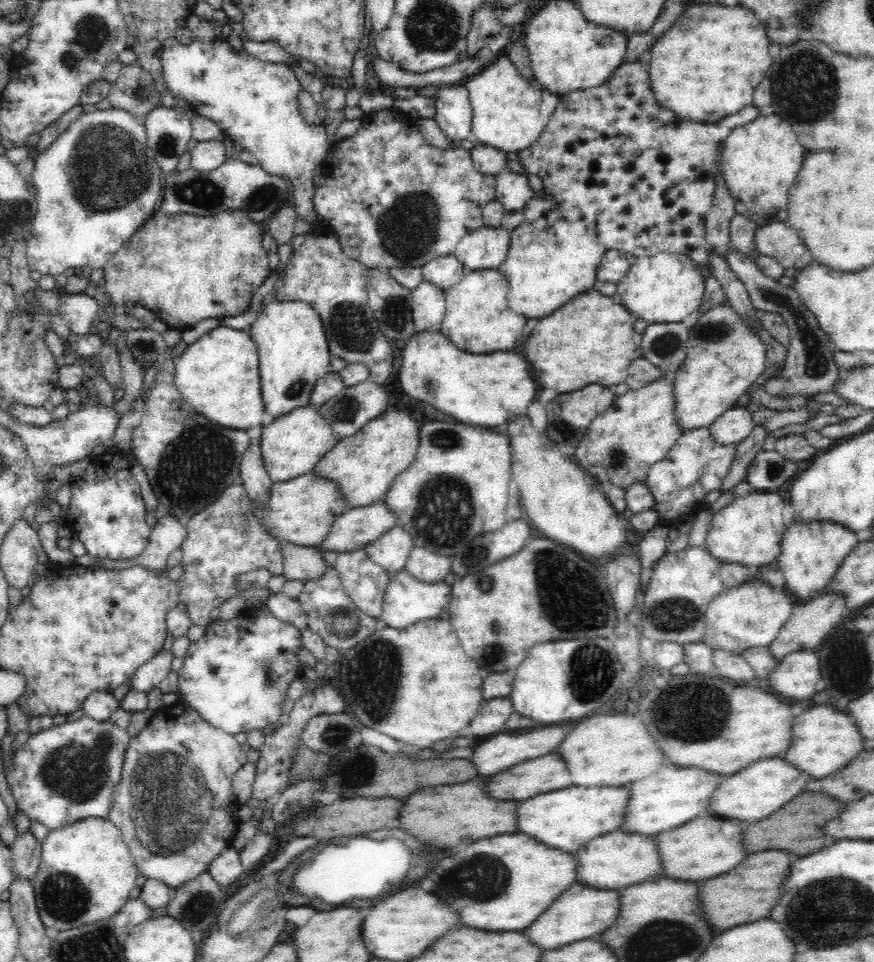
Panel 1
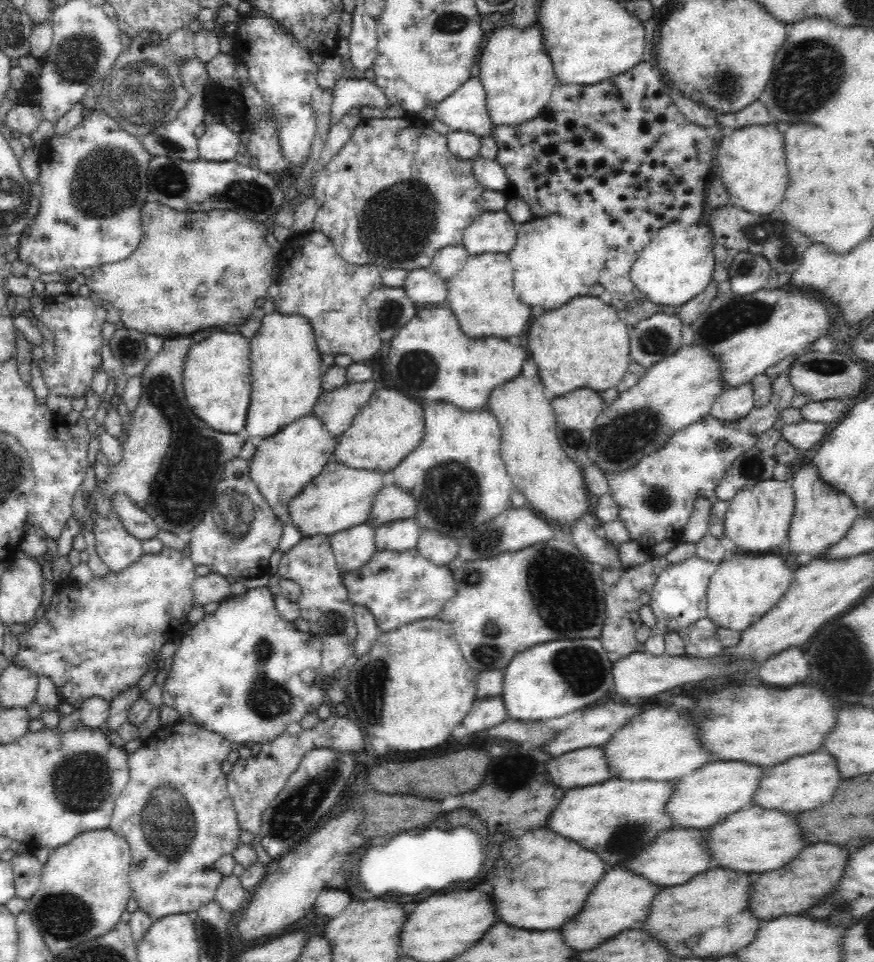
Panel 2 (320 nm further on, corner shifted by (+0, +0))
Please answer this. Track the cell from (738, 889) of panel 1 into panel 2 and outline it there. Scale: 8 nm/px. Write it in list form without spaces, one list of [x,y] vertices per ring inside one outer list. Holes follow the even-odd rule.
[[[811,843],[786,868],[766,874],[752,874],[754,888],[750,898],[750,910],[762,921],[772,920],[784,914],[800,914],[814,908],[826,894],[836,890],[836,884],[844,876],[850,850],[836,844]]]

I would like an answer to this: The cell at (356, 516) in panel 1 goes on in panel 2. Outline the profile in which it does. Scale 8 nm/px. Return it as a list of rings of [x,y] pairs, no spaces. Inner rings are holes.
[[[390,482],[376,495],[367,524],[376,528],[394,519],[413,518],[416,510],[416,498]]]

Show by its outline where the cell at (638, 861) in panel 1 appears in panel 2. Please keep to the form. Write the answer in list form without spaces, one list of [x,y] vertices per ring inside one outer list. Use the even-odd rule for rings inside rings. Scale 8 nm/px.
[[[676,827],[661,832],[644,850],[636,853],[634,858],[623,862],[623,866],[648,878],[650,882],[662,887],[676,886],[688,882],[696,874],[712,869],[712,858],[708,854],[705,829]]]

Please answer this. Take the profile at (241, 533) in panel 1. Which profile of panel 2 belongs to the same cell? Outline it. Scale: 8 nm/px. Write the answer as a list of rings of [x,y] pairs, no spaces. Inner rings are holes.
[[[238,456],[227,462],[224,466],[223,477],[215,488],[216,498],[213,505],[204,514],[200,524],[190,534],[191,539],[188,541],[190,545],[189,558],[195,566],[207,566],[210,573],[233,576],[234,578],[260,578],[260,576],[270,574],[270,557],[277,550],[280,536],[283,533],[283,525],[272,513],[270,505],[262,497],[259,488],[250,478],[249,461]]]

